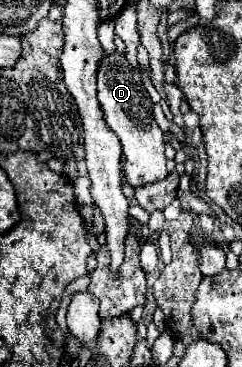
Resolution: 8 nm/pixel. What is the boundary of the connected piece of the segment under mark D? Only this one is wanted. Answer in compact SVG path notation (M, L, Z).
M104 53L104 59L100 61L100 71L98 71L98 101L104 111L104 119L110 131L116 133L122 145L122 155L124 155L124 179L136 189L146 183L162 181L168 175L166 169L166 155L164 155L164 141L162 141L162 131L158 123L154 121L152 113L152 99L146 93L142 81L140 81L140 71L132 67L122 53Z

